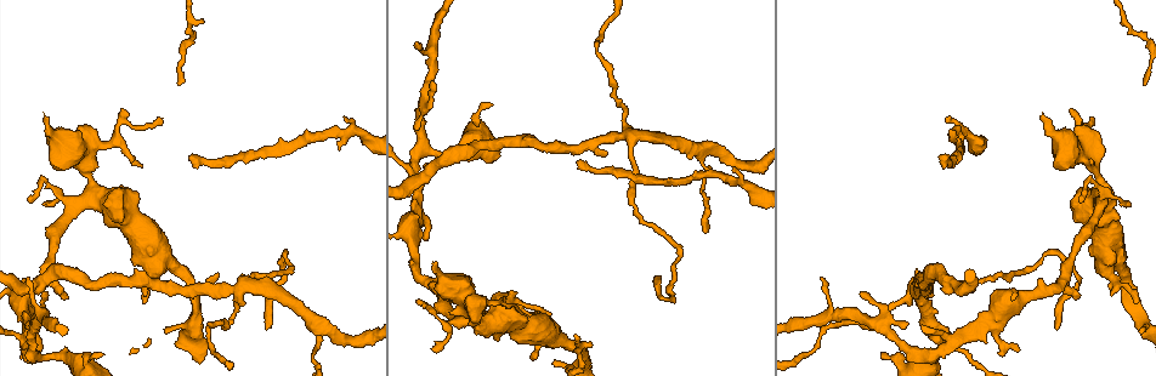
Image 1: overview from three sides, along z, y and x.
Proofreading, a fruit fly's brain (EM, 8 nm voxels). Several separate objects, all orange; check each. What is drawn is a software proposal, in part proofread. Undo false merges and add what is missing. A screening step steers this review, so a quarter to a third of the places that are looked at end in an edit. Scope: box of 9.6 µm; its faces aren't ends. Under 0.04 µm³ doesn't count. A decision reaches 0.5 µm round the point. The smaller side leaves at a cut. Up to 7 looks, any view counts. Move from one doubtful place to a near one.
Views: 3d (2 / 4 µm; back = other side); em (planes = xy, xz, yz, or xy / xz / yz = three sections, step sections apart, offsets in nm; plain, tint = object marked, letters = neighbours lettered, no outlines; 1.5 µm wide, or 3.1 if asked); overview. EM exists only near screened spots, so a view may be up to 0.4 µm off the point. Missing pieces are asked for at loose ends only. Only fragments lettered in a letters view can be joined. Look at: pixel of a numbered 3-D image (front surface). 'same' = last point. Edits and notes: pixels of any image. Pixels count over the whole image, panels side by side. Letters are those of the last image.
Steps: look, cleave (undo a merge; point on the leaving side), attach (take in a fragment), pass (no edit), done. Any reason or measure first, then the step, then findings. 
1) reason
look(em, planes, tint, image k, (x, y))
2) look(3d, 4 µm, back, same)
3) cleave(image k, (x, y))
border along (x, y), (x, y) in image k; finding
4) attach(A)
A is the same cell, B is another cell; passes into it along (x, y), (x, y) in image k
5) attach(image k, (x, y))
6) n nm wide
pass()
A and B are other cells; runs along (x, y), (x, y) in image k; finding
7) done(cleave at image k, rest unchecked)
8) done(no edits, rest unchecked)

thick turns thin
look(em, yz, step 8, tint, image 1, (241, 284))

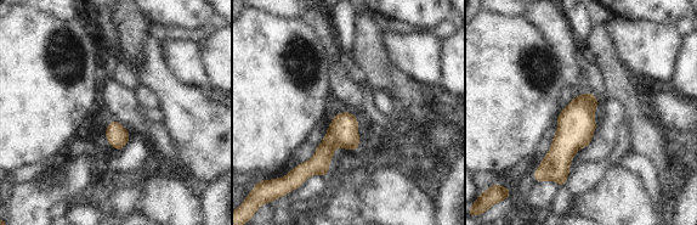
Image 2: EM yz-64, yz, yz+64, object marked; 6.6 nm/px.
look(em, yz, step 8, letters, same)

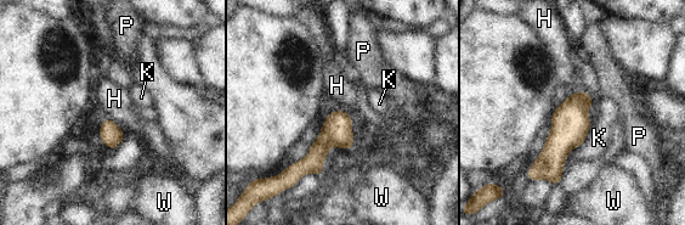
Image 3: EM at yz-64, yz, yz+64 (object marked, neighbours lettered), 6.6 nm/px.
150 nm wide
pass()
H, K, P and W are other cells; border along (592, 125), (586, 140), (565, 162) in image 3; continuous, no second cell

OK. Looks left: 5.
an open end
look(3d, 2 µm, image 1, (433, 262))

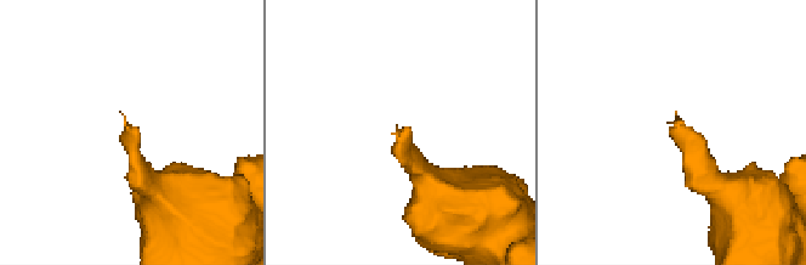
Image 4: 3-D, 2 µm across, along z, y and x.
now the EM
look(em, xy, step 4, tint, image 4, (125, 120))

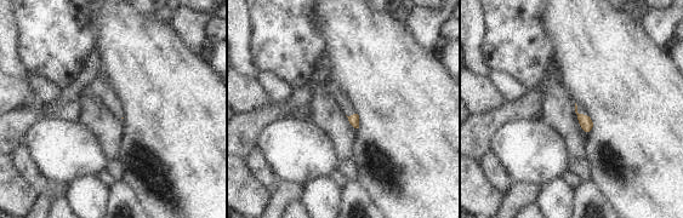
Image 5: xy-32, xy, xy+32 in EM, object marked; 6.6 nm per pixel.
another direction
look(em, planes, letters, same)

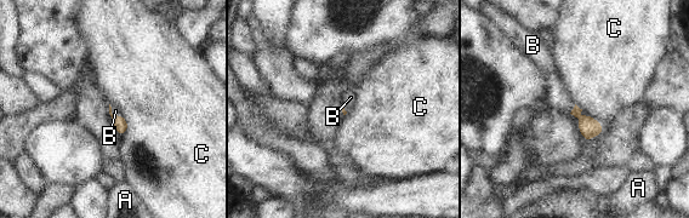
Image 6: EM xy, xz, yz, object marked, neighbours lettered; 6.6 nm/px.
attach(B)
B is the same cell, A and C are other cells; passes into it along (119, 122), (110, 113), (115, 110) in image 6; it goes on there

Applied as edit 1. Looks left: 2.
branch stops here
look(3d, 4 µm, back, image 1, (942, 158))

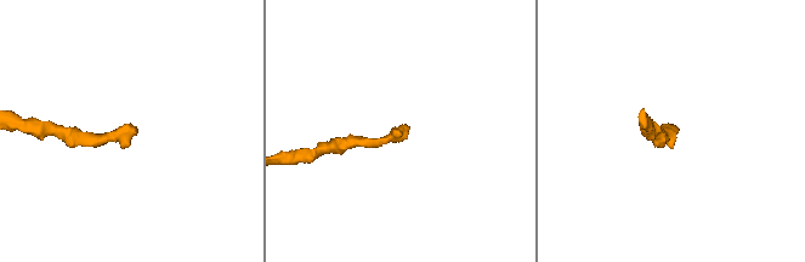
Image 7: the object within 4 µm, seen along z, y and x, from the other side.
need the tissue
look(em, planes, letters, image 7, (675, 132))

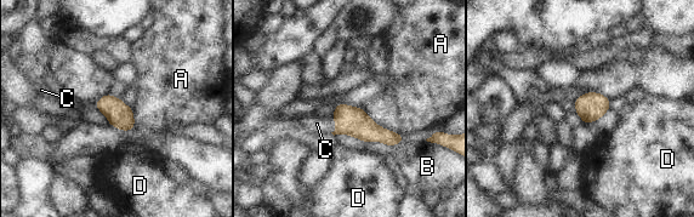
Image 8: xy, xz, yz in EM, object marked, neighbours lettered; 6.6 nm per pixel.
A touches over 360 nm
attach(C)
C is the same cell, A, B and D are other cells; it goes on there

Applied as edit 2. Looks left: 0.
done(attach at image 6, attach at image 8, rest unchecked)

